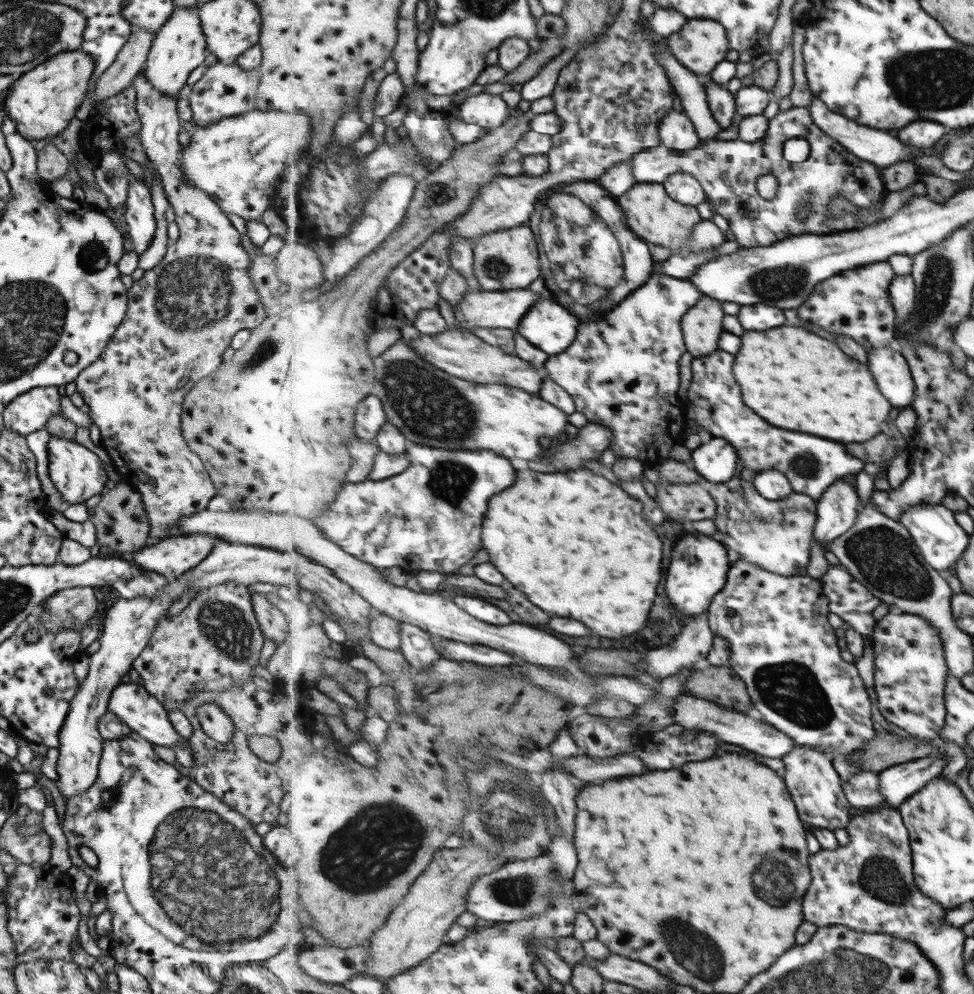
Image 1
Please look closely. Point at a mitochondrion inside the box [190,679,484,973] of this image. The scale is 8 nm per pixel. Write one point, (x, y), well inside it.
(400, 835)

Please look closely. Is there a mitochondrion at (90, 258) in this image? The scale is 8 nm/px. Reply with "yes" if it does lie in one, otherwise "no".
yes

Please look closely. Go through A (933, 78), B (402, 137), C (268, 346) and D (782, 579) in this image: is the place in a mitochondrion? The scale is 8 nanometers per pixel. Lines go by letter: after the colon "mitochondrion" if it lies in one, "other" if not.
A: mitochondrion
B: other
C: mitochondrion
D: other

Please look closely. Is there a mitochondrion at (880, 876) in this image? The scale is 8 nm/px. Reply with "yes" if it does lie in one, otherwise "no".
yes

